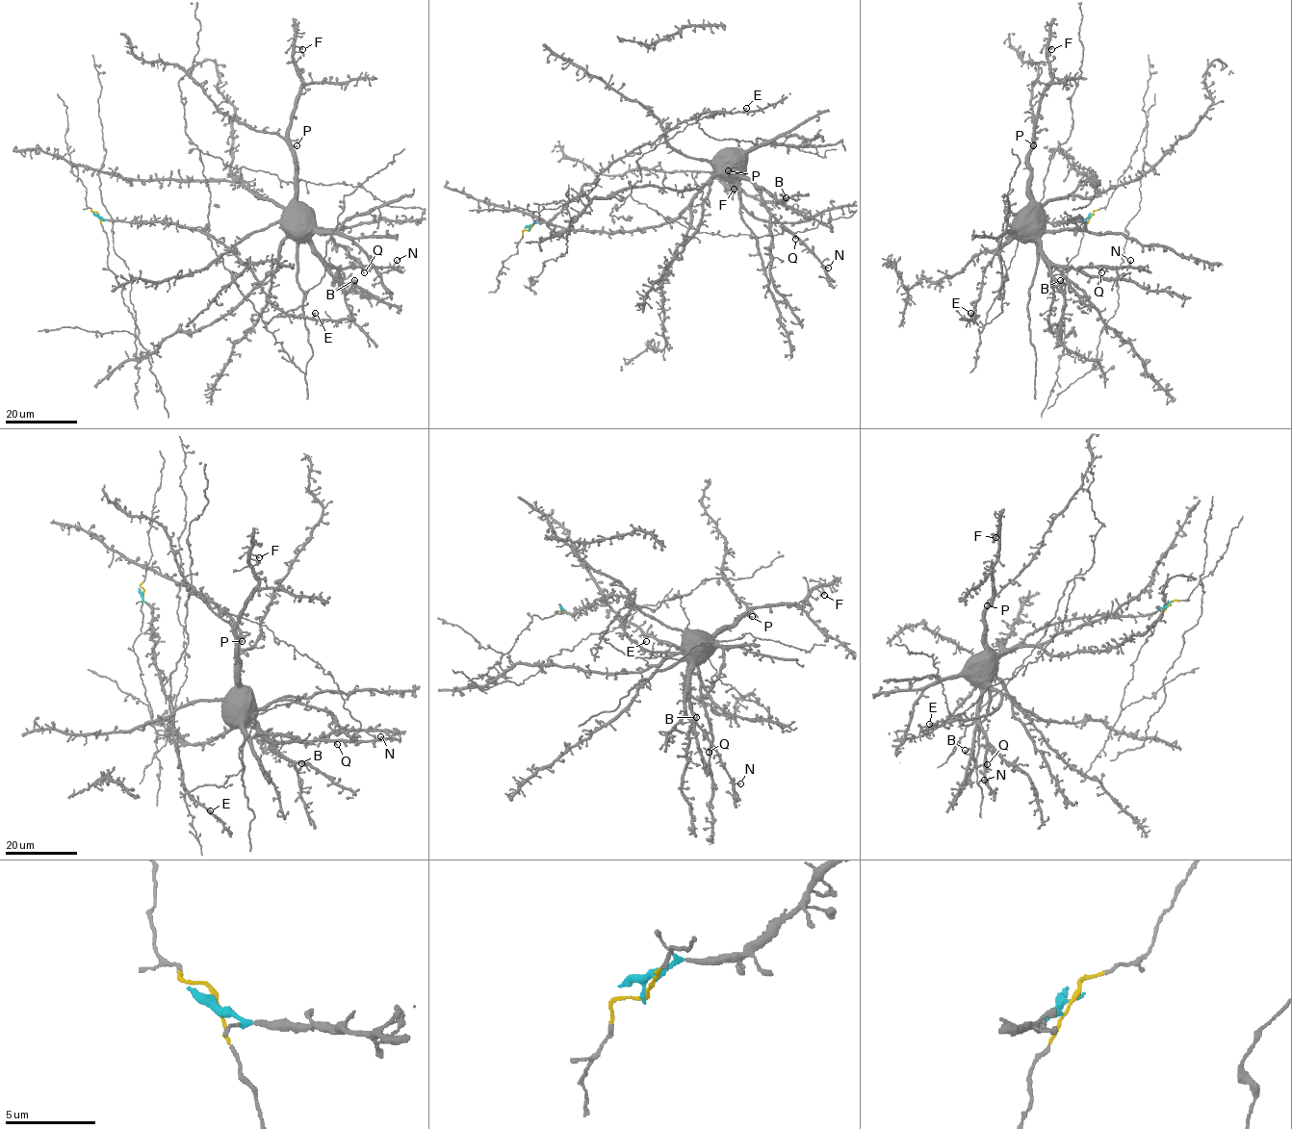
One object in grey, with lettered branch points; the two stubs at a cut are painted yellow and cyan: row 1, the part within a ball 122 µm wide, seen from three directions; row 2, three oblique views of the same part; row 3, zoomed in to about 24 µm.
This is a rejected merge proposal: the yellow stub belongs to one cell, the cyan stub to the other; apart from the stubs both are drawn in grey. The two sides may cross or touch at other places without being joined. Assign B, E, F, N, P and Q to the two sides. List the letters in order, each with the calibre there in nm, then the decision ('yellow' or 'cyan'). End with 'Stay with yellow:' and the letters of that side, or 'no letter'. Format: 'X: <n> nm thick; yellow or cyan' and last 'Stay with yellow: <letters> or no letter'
B: 480 nm thick; yellow
E: 400 nm thick; cyan
F: 380 nm thick; yellow
N: 180 nm thick; yellow
P: 320 nm thick; yellow
Q: 140 nm thick; yellow
Stay with yellow: B, F, N, P, Q

